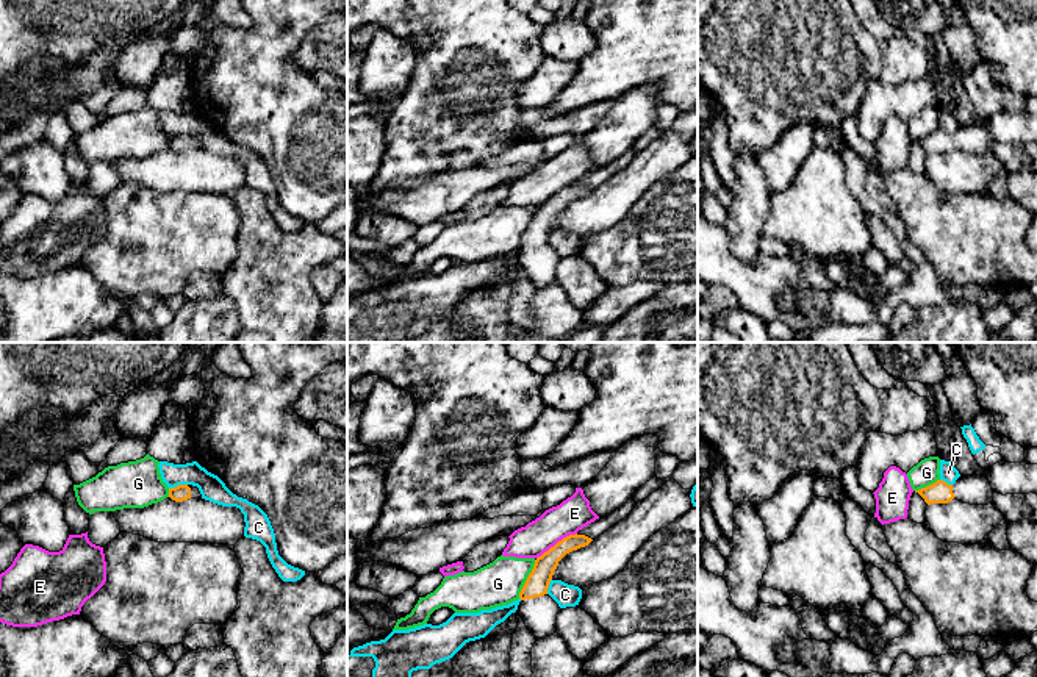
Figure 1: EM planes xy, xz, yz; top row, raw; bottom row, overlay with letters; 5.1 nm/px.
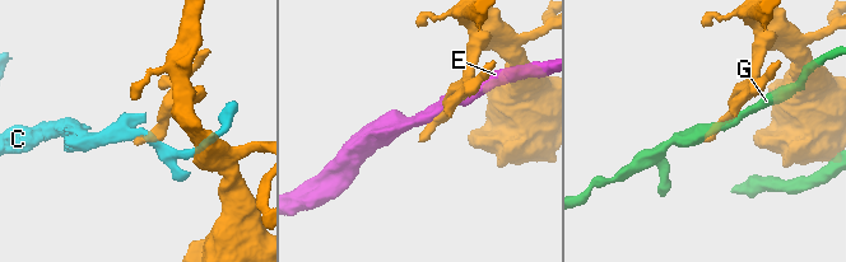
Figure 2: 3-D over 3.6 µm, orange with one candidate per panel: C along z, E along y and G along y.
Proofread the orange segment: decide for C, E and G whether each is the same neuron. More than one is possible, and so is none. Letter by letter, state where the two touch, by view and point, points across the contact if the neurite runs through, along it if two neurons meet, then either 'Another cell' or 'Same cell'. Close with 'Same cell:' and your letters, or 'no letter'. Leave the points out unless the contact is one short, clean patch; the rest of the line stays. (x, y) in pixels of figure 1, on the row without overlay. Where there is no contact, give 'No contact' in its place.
C: Touches orange at xy (179, 135). Boundary: xy (186, 133), (179, 133), (169, 139). Another cell
E: Touches orange at xz (557, 193). Another cell
G: Touches orange at xz (527, 229). Another cell
Same cell: no letter

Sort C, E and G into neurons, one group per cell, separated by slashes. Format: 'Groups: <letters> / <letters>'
Groups: C / E / G

